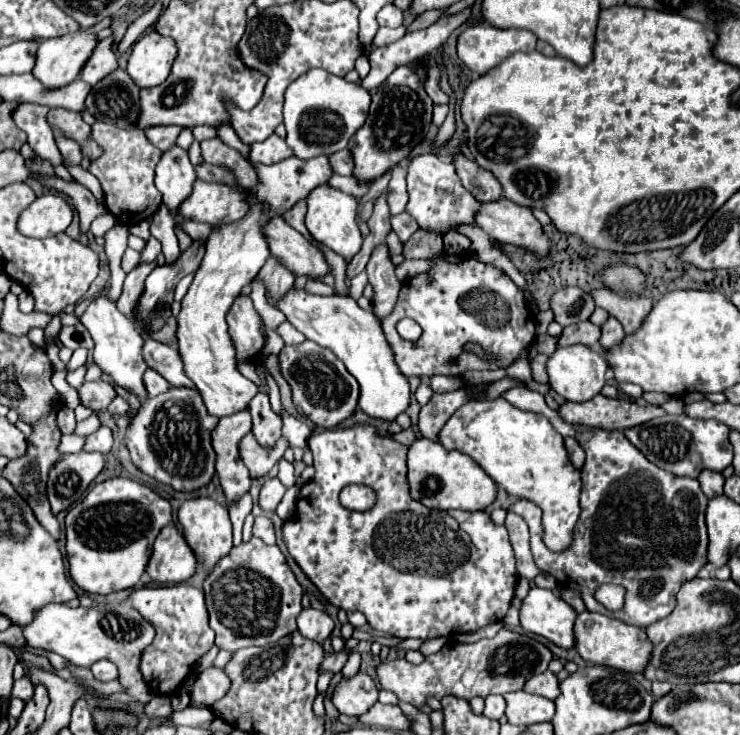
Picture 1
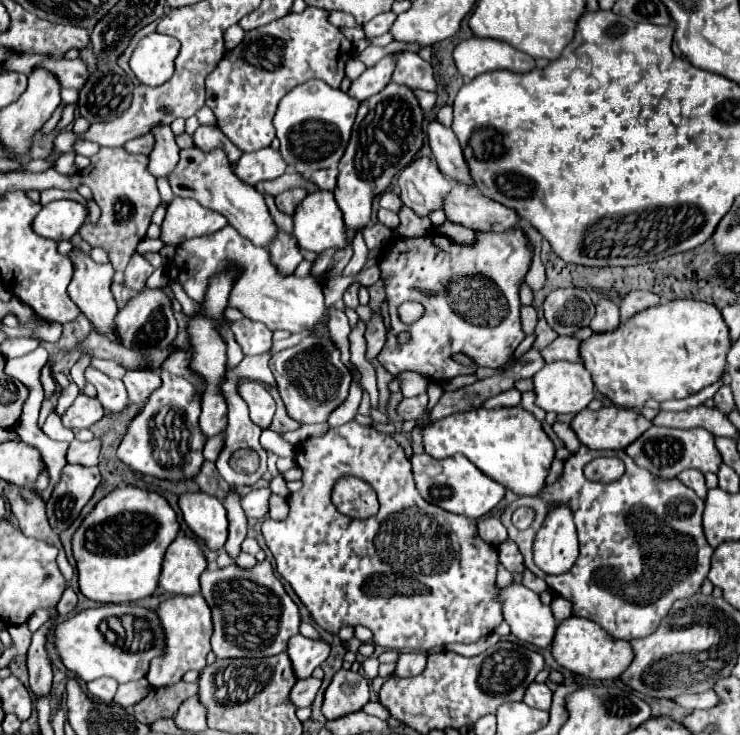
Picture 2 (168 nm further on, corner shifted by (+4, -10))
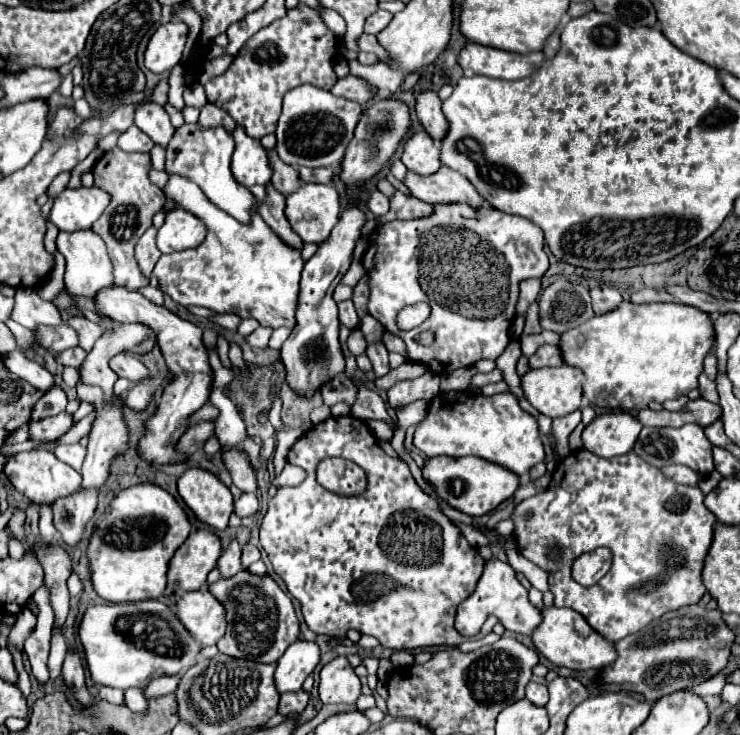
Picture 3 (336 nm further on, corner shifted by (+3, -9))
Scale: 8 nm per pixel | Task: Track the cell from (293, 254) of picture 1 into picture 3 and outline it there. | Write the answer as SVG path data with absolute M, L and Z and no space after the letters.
M184 123L180 129L176 129L172 141L168 143L168 153L166 153L166 173L178 171L178 175L190 175L198 187L202 187L204 195L222 211L238 219L240 223L250 221L250 211L254 207L254 197L252 193L242 187L238 181L234 181L232 171L230 171L230 159L234 153L234 139L224 127L200 127L198 123L188 125Z

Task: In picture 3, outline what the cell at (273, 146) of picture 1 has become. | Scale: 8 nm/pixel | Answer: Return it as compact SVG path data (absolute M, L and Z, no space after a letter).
M236 125L232 137L236 141L236 151L232 157L234 179L244 187L266 185L272 177L272 171L266 159L266 149L260 145L258 139L248 137L242 125Z

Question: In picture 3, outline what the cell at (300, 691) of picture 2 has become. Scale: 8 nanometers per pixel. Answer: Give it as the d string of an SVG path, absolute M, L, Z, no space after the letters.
M296 691L296 693L286 693L280 697L278 703L278 713L280 715L290 715L290 713L302 713L308 703L308 693Z

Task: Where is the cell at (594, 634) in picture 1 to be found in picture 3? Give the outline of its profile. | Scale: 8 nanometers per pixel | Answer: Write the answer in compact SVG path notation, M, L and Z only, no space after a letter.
M544 607L540 611L540 615L542 615L542 621L530 637L532 637L536 651L540 651L550 663L554 663L558 667L568 667L574 671L588 671L588 669L600 671L602 667L608 667L610 663L614 663L614 645L608 643L606 639L602 639L586 623L586 619L580 613L576 613L574 609Z

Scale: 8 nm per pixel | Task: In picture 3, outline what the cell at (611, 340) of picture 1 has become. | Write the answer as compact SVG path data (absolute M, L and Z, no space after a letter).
M596 287L590 291L590 297L592 297L592 307L594 307L594 313L600 315L600 313L608 313L612 311L614 307L618 307L618 303L622 301L622 295L618 289L614 287Z

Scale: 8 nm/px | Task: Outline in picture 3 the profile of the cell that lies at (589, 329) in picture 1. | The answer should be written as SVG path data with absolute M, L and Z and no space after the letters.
M542 345L538 347L538 351L528 359L528 367L530 369L538 369L538 367L556 367L562 365L562 355L558 351L558 345Z

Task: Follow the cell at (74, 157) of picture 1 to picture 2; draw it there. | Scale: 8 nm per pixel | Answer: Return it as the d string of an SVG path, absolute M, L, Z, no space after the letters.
M72 104L64 108L62 115L61 115L61 119L54 129L56 133L58 133L59 130L63 130L68 124L74 121L75 107L76 107L76 104Z

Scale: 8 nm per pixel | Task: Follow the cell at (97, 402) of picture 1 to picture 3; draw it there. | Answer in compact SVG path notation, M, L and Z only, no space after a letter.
M60 413L54 417L46 417L42 421L30 421L30 439L32 441L54 441L62 437L72 427L72 415Z

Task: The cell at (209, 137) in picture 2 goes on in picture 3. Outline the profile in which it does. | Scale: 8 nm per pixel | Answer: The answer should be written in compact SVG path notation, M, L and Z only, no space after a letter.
M210 101L200 109L200 119L198 119L198 123L202 123L202 127L218 127L218 125L222 125L222 127L226 127L228 131L234 131L234 127L236 127L236 121L234 121L224 109L216 107L216 105L210 103Z

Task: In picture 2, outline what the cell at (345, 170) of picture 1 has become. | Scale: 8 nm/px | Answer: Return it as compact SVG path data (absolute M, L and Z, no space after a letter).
M329 168L329 170L321 170L321 172L315 172L311 176L311 182L317 184L321 190L335 190L337 186L337 168Z

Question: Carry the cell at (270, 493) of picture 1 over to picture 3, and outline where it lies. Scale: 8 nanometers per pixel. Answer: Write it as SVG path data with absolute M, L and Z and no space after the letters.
M242 493L240 499L236 499L234 503L234 513L238 517L250 517L256 515L258 511L258 497L254 493Z

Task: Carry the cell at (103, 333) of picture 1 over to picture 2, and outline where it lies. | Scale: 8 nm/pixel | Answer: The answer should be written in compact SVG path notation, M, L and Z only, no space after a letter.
M73 250L71 252L71 260L75 264L75 274L73 280L69 284L69 296L71 300L79 306L79 310L85 314L85 318L91 322L93 330L101 336L105 336L107 340L121 344L117 332L115 332L115 316L117 316L117 304L115 298L111 294L111 280L113 280L113 266L111 264L97 264L91 260L89 254L81 252L81 250Z

